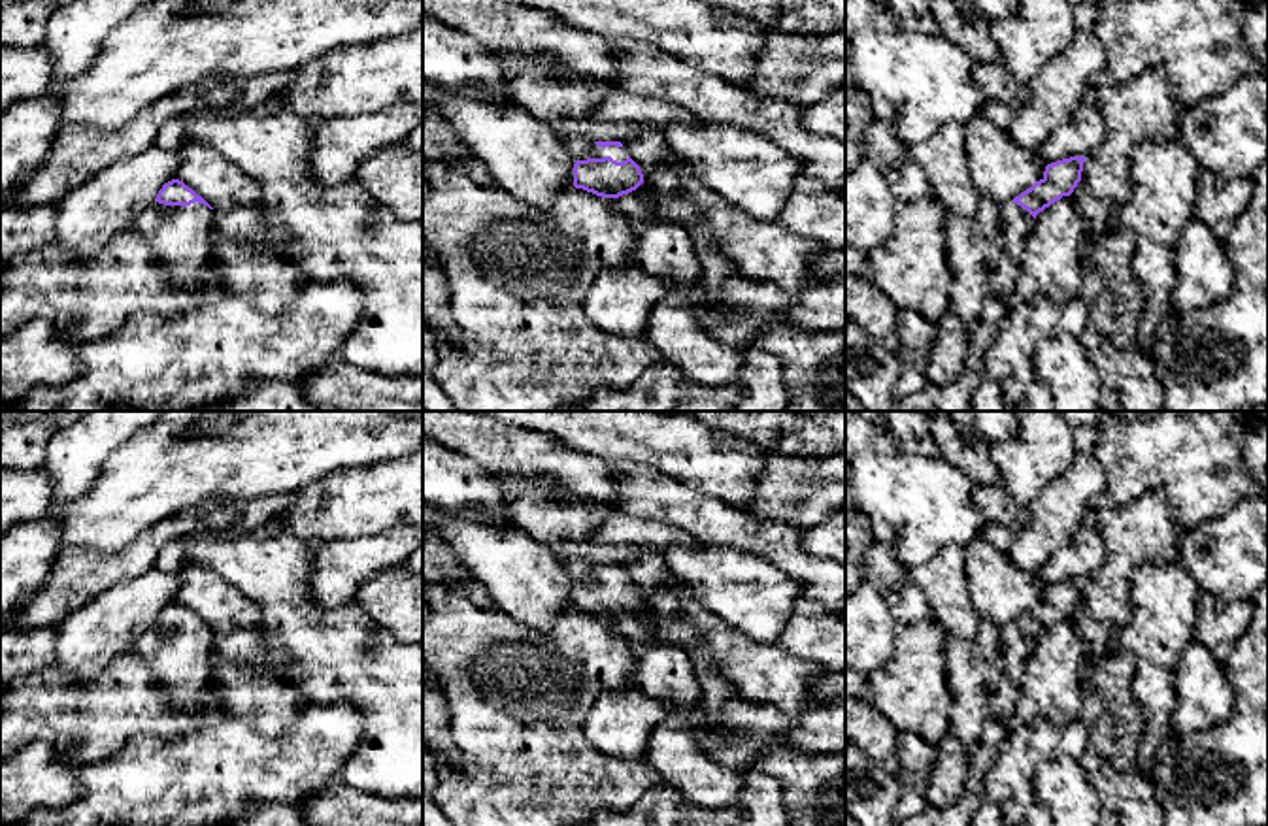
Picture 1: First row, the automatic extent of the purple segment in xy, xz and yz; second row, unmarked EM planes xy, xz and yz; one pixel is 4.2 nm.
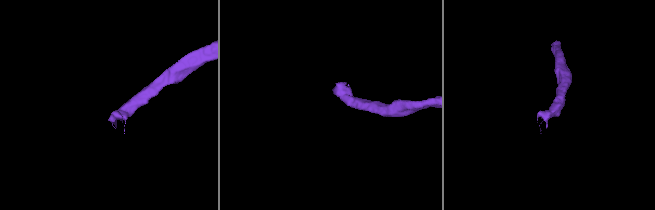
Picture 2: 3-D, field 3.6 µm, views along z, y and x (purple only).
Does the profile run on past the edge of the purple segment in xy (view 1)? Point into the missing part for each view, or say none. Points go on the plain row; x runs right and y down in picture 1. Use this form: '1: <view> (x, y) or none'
1: xy (180, 659)

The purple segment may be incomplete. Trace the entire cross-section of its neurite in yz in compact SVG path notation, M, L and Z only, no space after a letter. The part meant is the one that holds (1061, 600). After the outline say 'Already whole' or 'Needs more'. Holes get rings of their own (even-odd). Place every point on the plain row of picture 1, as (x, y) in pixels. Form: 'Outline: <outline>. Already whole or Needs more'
Outline: M1070 579L1045 588L1043 600L1000 630L998 664L1002 679L989 700L981 741L968 751L966 792L945 809L926 807L898 826L970 826L983 801L983 781L998 756L998 745L1008 735L1015 717L1015 703L1025 677L1025 664L1040 634L1070 619L1081 603L1087 579Z. Needs more

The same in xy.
Outline: M179 602L164 605L155 624L134 641L132 649L155 673L174 715L194 713L206 698L213 641L213 630Z. Needs more

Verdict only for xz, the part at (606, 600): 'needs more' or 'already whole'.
needs more

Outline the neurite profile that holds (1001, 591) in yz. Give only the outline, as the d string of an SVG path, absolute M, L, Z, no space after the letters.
M983 536L966 545L968 592L981 622L998 628L1043 602L1045 586L1036 571L1013 564L1006 551L993 547Z

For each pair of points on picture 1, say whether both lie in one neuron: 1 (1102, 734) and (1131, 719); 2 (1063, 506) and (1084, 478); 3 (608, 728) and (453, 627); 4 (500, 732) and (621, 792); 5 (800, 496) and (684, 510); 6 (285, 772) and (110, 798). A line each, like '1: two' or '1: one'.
1: two
2: one
3: two
4: one
5: two
6: one

